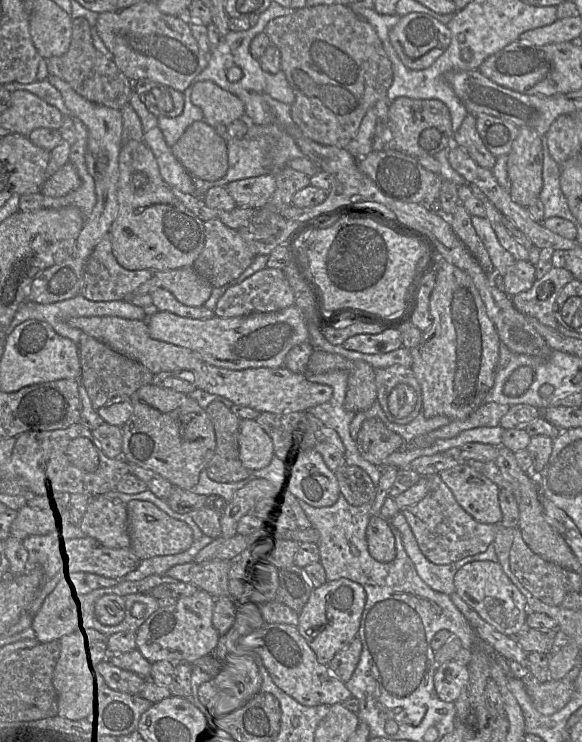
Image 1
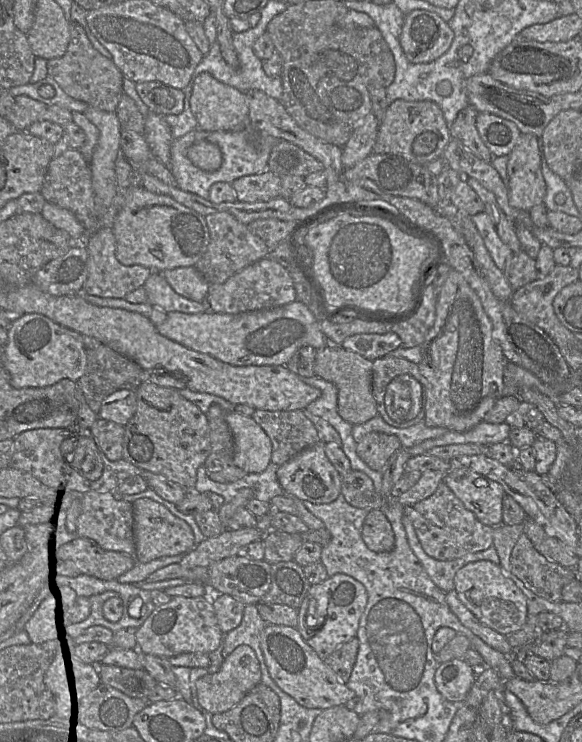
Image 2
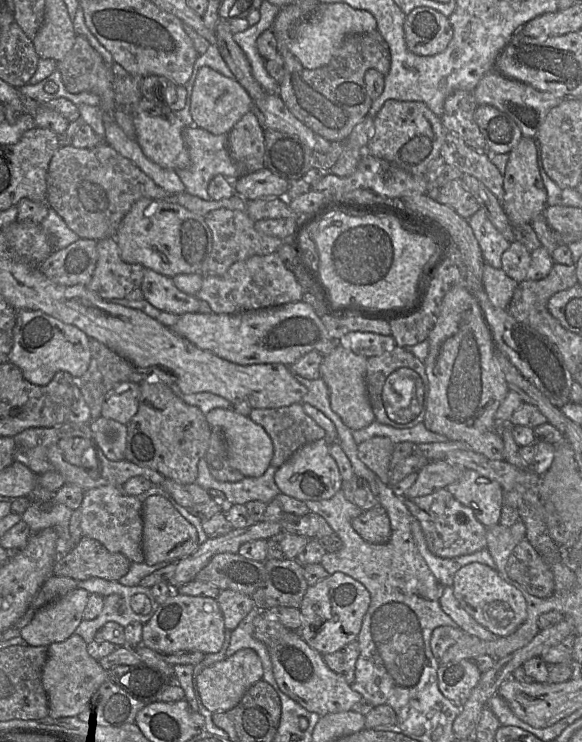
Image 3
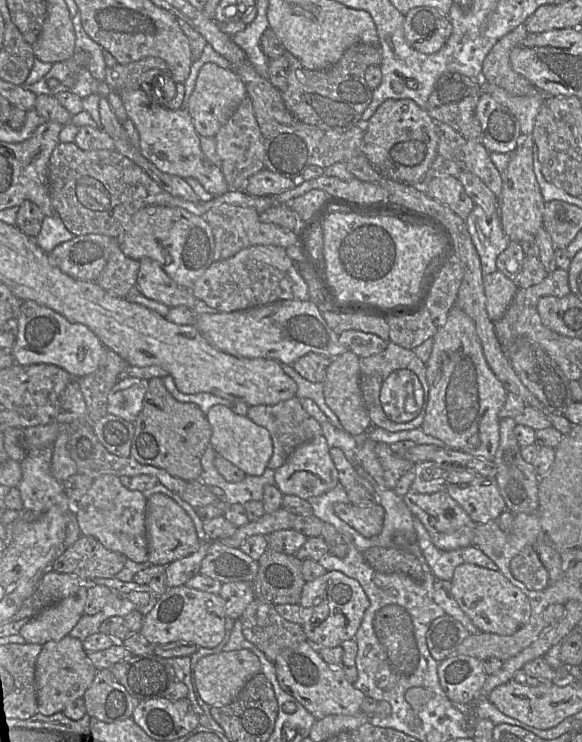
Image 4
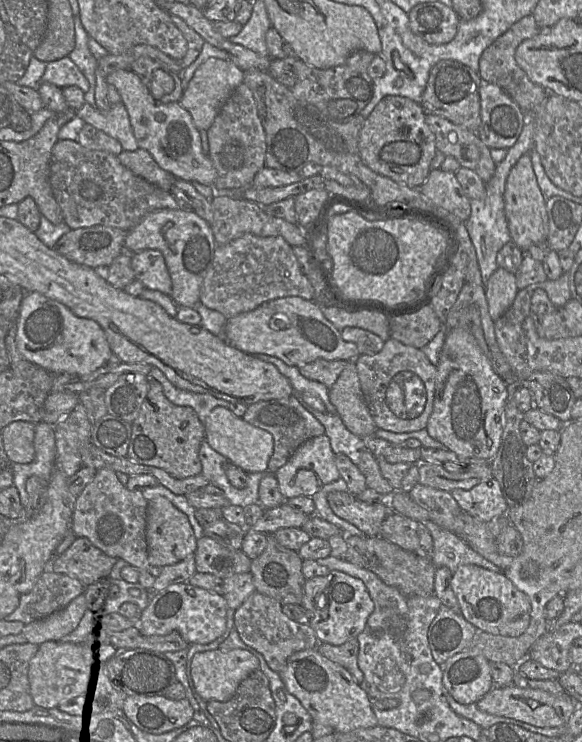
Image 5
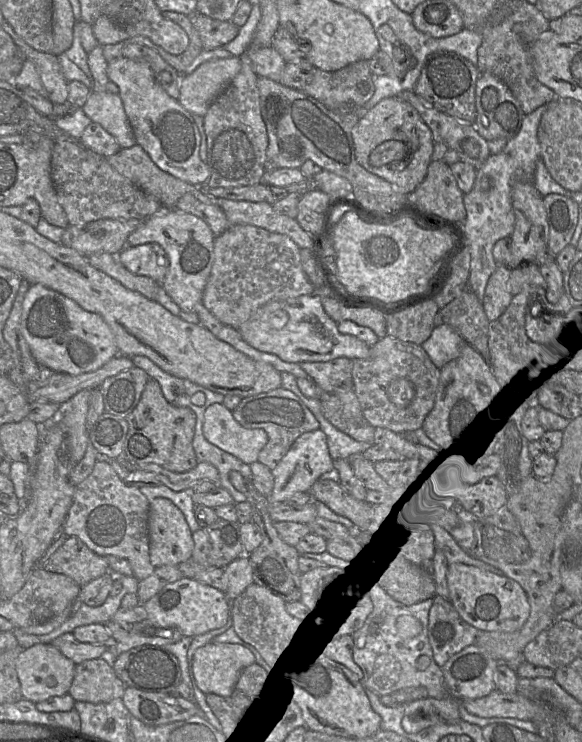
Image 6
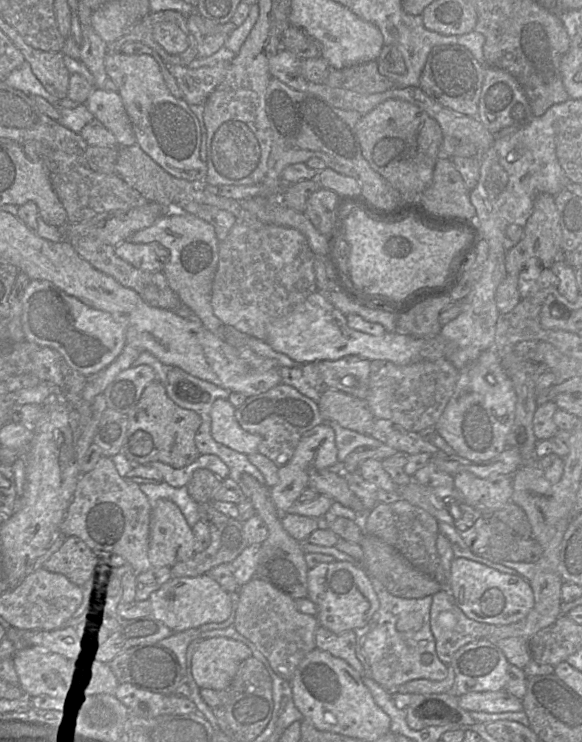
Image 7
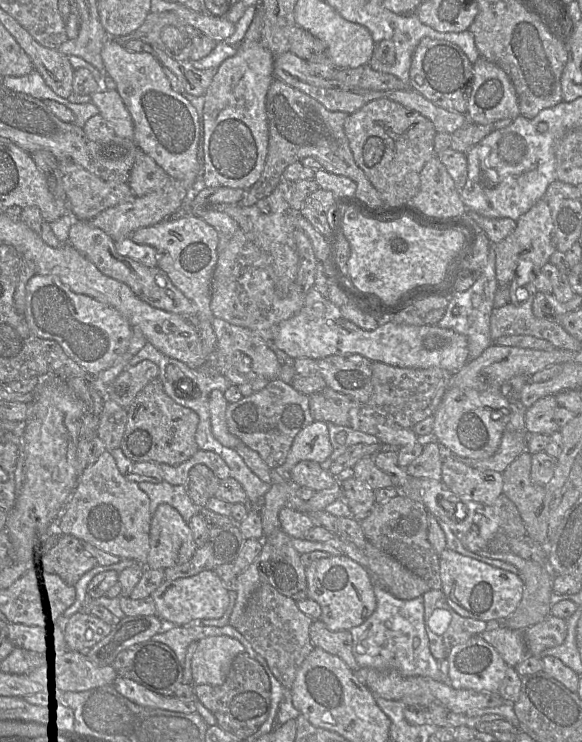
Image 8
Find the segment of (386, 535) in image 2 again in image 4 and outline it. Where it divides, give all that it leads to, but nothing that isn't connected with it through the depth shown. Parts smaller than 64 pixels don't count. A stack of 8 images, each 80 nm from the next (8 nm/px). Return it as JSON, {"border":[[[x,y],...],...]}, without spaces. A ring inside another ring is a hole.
{"border":[[[336,503],[334,512],[366,538],[377,536],[382,531],[385,510],[379,503],[368,507],[359,507],[352,503]]]}

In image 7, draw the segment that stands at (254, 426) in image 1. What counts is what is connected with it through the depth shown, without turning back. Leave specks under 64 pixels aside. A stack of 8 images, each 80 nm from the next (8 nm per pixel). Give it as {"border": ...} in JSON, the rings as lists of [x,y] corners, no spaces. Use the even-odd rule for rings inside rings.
{"border":[[[216,399],[211,406],[211,435],[213,439],[245,455],[258,453],[262,436],[246,432],[235,418],[235,407],[227,399]]]}

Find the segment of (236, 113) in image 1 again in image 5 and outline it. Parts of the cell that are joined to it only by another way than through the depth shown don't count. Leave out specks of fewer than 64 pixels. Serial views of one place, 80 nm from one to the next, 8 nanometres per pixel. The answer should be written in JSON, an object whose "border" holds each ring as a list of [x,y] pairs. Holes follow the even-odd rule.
{"border":[[[209,58],[195,71],[179,103],[189,112],[195,127],[207,131],[221,107],[243,81],[244,71],[230,59]]]}

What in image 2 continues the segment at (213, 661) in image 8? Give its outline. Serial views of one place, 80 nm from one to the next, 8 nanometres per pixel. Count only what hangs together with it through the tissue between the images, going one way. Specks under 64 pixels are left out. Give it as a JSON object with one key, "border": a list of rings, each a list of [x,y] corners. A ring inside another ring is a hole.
{"border":[[[240,645],[224,659],[219,671],[207,674],[197,680],[198,702],[212,715],[223,713],[234,707],[260,682],[260,664],[254,650],[248,645]]]}

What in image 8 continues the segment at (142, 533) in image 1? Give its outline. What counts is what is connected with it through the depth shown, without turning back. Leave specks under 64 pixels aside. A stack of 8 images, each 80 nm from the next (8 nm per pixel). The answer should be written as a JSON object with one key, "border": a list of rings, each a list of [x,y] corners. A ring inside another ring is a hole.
{"border":[[[161,503],[152,515],[146,568],[166,569],[183,564],[197,549],[189,522],[176,508]]]}

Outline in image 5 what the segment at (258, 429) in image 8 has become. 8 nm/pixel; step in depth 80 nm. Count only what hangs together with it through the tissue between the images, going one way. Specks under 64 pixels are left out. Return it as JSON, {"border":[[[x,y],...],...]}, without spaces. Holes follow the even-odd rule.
{"border":[[[296,394],[285,398],[250,404],[247,406],[242,419],[255,427],[266,430],[272,435],[274,449],[268,462],[268,472],[270,473],[275,473],[280,467],[286,464],[296,449],[305,441],[325,433],[323,425],[298,400]]]}

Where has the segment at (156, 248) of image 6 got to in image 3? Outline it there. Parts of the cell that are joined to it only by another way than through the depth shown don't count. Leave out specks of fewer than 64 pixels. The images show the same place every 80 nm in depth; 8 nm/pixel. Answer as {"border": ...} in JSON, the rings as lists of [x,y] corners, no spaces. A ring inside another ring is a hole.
{"border":[[[146,268],[140,286],[144,299],[160,311],[176,315],[198,312],[199,299],[179,290],[172,278]]]}

